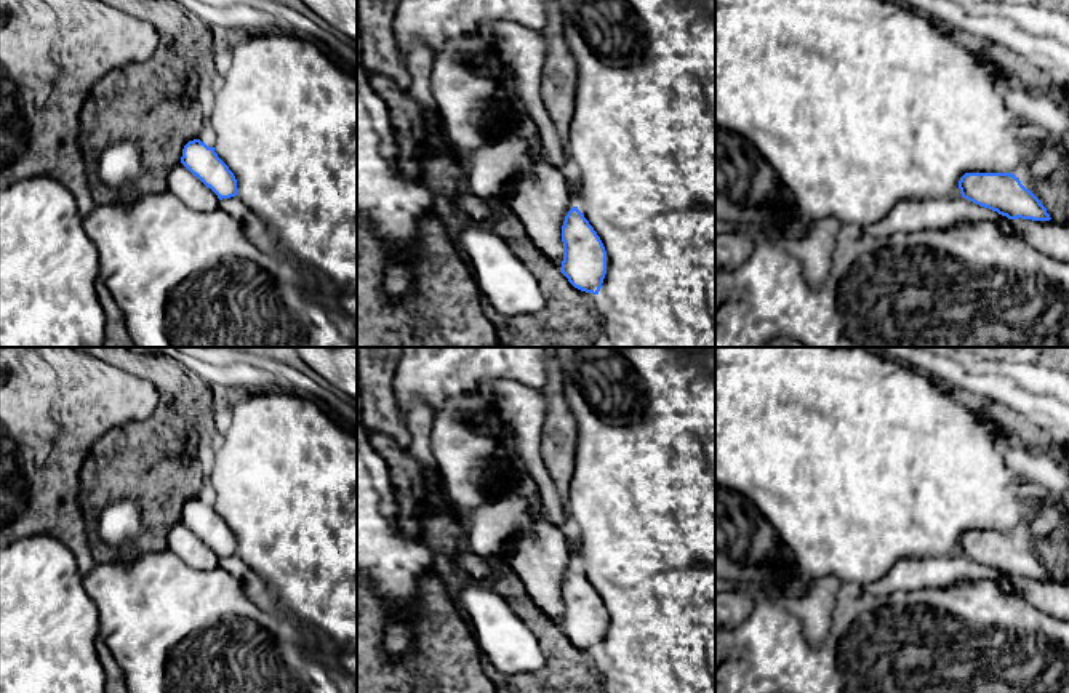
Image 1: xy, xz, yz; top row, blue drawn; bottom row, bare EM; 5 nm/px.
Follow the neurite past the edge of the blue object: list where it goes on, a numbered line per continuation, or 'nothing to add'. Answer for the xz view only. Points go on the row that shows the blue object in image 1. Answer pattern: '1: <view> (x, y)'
nothing to add

